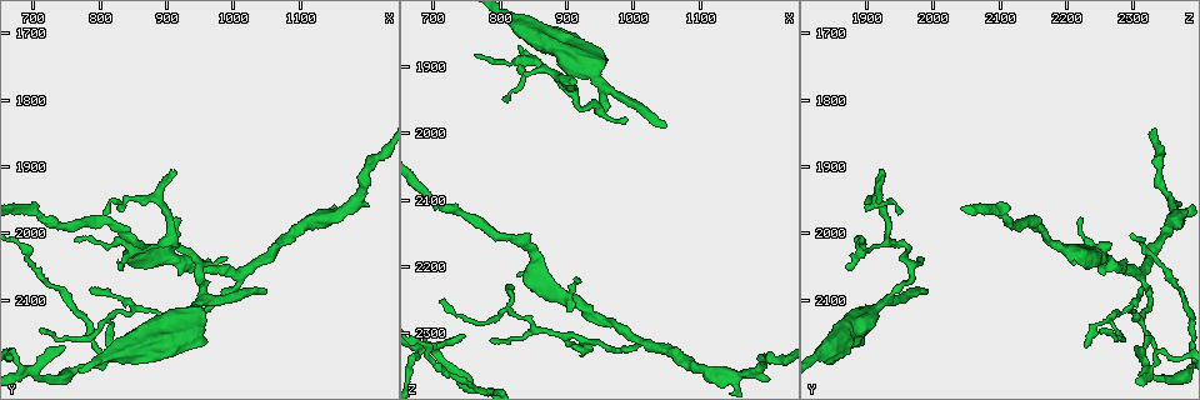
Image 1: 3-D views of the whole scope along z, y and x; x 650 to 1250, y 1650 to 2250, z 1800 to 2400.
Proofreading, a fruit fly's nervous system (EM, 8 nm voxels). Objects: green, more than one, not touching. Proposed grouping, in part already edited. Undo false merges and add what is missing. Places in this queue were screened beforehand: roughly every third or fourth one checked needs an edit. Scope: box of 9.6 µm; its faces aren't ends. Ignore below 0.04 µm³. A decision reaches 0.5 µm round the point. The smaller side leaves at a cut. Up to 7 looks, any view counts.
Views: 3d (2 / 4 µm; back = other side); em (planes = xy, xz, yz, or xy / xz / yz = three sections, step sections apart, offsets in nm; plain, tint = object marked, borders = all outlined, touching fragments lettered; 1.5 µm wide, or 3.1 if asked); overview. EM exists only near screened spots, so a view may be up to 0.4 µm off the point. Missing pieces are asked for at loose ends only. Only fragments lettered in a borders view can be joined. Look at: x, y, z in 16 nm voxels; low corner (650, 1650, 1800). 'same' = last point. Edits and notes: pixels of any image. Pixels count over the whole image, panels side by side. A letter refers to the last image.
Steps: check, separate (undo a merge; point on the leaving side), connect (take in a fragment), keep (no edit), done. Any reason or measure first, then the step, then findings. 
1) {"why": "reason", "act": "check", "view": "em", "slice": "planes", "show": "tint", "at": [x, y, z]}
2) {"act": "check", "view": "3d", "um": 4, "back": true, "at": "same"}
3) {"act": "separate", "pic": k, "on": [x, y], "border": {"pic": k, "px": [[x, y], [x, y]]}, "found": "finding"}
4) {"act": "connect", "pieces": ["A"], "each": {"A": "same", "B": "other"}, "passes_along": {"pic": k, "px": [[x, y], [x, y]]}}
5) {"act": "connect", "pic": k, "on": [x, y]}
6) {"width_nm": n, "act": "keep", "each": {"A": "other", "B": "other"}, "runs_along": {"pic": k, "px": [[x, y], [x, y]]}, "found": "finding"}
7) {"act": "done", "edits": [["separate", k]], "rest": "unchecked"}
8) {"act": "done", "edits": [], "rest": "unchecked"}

{"why": "thin end", "act": "check", "view": "em", "slice": "planes", "show": "borders", "at": [920, 1980, 2225]}

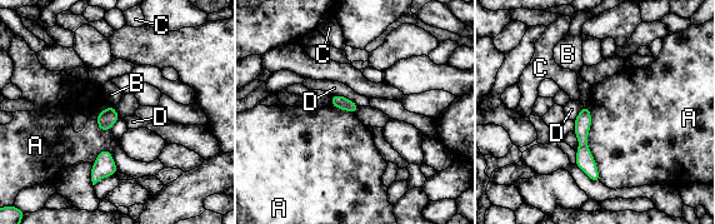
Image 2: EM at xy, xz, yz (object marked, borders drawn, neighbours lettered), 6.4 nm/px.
{"width_nm": 90, "act": "keep", "each": {"A": "other", "B": "other", "C": "other", "D": "other"}, "border": {"pic": 2, "px": [[585, 106], [588, 148], [600, 180]]}, "found": "no lettered fragment goes on from it"}

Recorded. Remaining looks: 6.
{"why": "free end", "act": "check", "view": "em", "slice": "planes", "show": "plain", "at": [1050, 2090, 1990]}

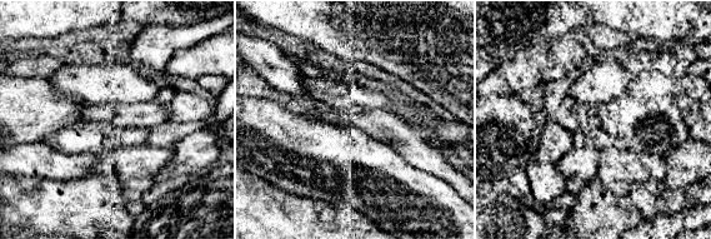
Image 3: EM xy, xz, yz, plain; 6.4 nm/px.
{"act": "check", "view": "em", "slice": "planes", "show": "borders", "at": "same"}

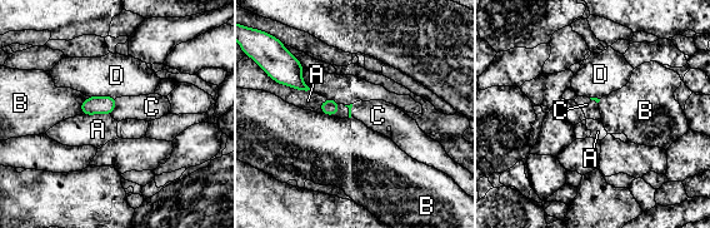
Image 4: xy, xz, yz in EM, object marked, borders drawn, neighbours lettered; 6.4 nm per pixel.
{"act": "connect", "pieces": ["C"], "each": {"A": "other", "B": "other", "C": "same", "D": "other"}, "found": "it goes on there"}

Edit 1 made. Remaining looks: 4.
{"why": "an open end", "act": "check", "view": "3d", "um": 4, "at": [915, 1910, 1920]}

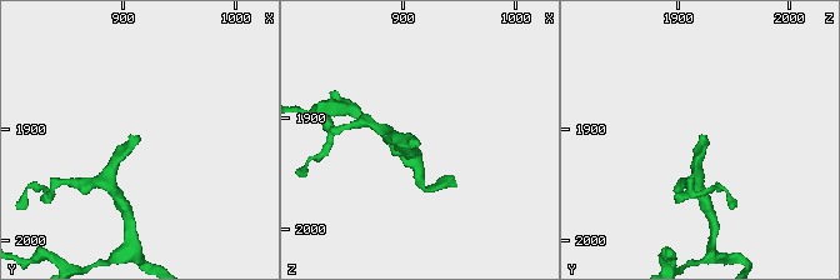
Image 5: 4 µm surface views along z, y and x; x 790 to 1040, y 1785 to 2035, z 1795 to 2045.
{"why": "now the EM", "act": "check", "view": "em", "slice": "planes", "show": "borders", "at": [914, 1910, 1924]}

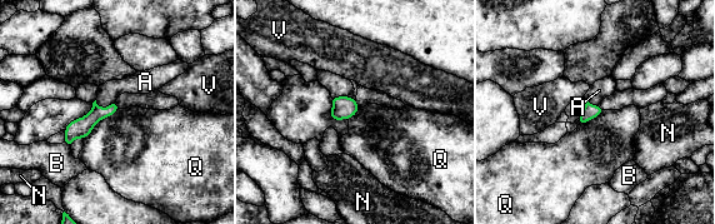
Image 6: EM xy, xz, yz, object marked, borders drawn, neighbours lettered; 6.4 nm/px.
{"act": "connect", "pieces": ["A"], "each": {"A": "same", "B": "other", "N": "other", "Q": "other", "V": "other"}, "found": "the neuron continues"}

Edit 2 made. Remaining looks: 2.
{"act": "done", "edits": [["connect", 4], ["connect", 6]], "rest": "unchecked"}

